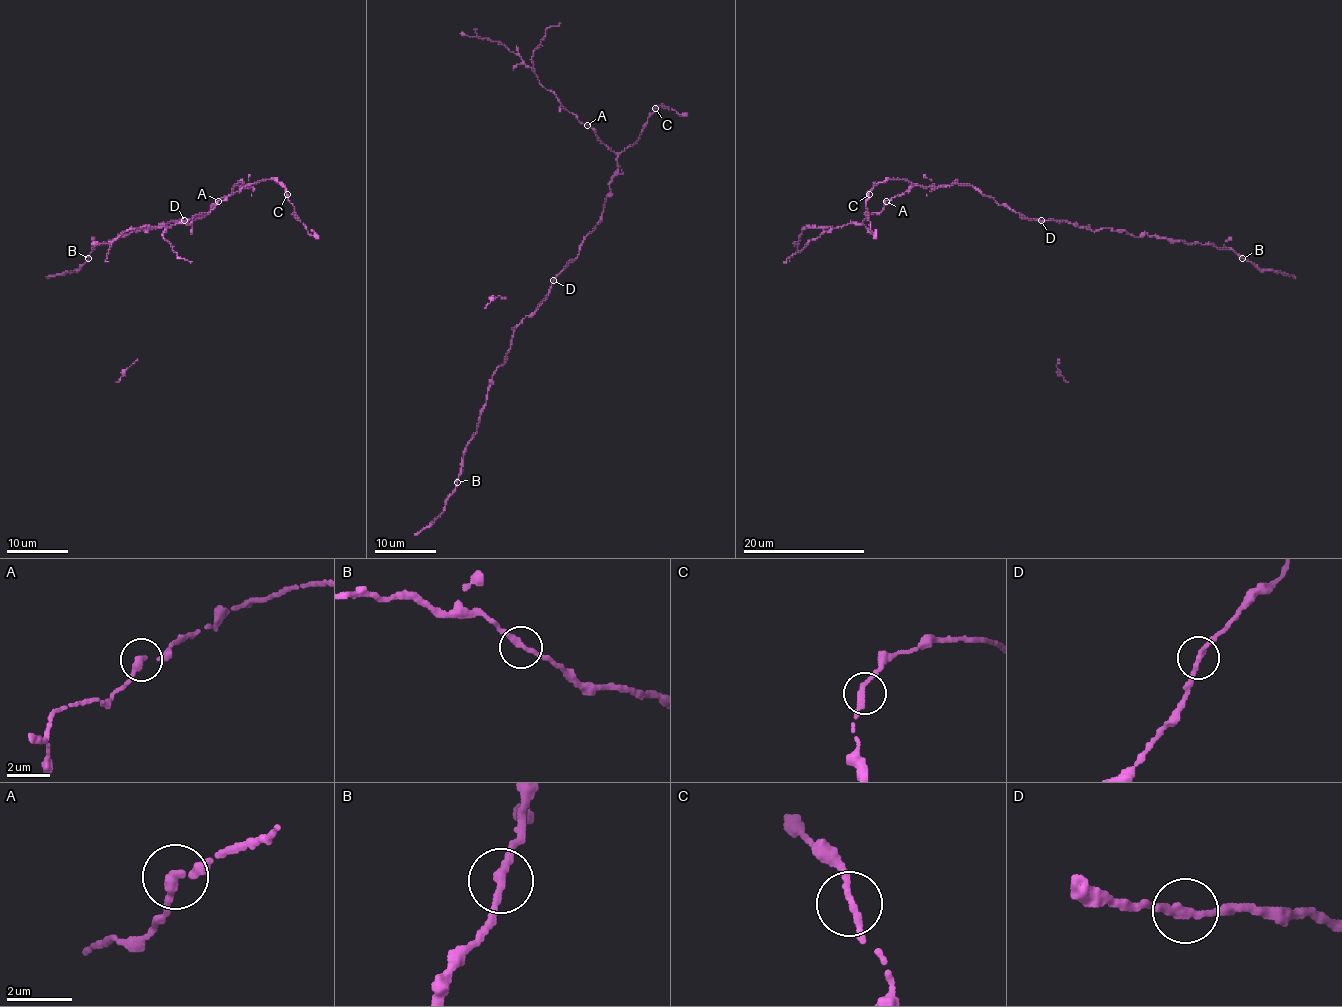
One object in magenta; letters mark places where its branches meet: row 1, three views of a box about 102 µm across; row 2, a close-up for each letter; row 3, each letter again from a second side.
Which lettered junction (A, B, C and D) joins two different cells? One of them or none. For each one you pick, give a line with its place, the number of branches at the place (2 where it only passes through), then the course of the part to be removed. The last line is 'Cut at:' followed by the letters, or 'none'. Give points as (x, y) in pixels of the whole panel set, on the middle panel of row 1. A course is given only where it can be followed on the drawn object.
Cut at: none

